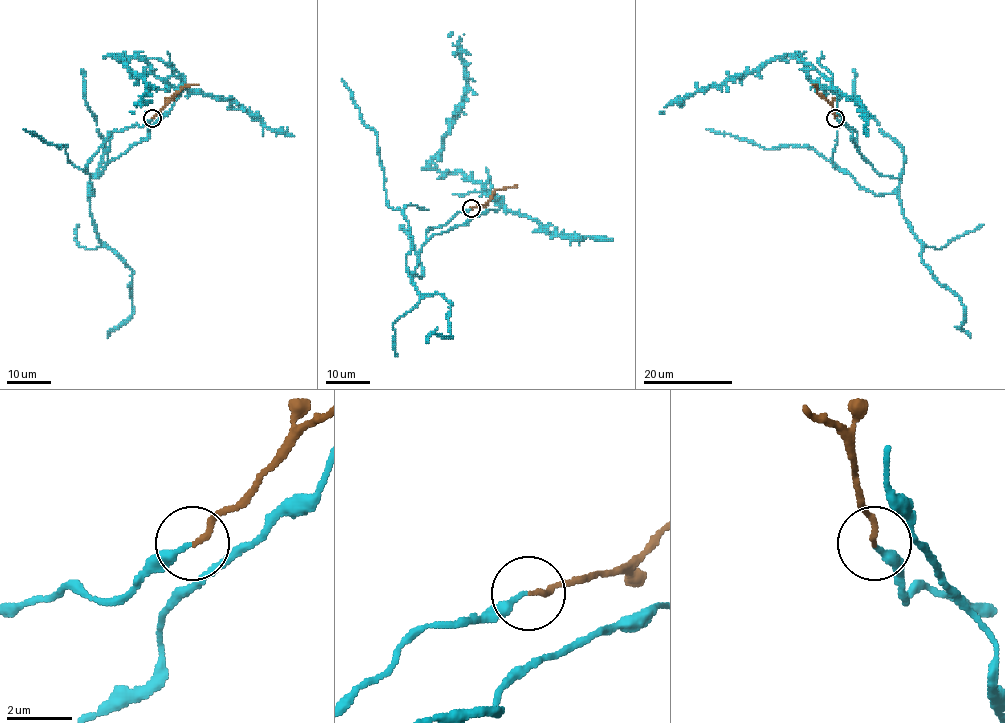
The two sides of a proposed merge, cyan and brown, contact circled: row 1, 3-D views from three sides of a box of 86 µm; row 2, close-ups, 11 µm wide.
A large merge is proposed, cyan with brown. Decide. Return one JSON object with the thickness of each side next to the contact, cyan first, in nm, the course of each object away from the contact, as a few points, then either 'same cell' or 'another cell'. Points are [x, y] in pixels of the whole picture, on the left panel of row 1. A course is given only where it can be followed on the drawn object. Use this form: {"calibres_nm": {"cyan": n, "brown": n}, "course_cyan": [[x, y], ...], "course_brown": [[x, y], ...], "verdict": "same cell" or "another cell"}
{"calibres_nm": {"cyan": 190, "brown": 160}, "course_cyan": [[152, 118], [114, 131], [108, 159], [141, 142], [183, 87], [112, 54], [147, 84], [129, 111]], "course_brown": [[152, 118], [185, 86], [199, 84]], "verdict": "same cell"}

